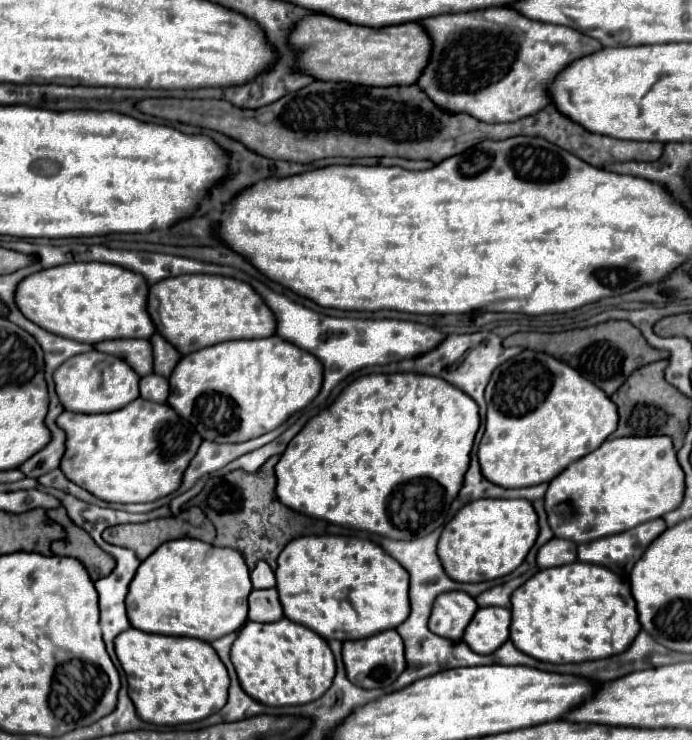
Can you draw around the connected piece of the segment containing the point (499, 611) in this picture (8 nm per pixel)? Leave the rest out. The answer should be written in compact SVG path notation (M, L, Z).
M482 607L476 611L468 629L464 631L464 643L480 655L494 653L510 635L510 611L504 607Z

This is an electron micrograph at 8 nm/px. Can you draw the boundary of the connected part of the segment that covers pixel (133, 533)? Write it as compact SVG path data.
M192 507L188 511L182 511L176 517L168 517L168 519L156 519L156 521L148 521L148 523L140 523L140 525L114 525L114 527L108 527L102 533L102 539L106 543L132 549L136 553L136 557L140 557L140 561L144 561L164 541L172 541L172 539L180 539L180 537L192 537L192 539L200 539L200 541L212 543L214 535L216 533L214 533L214 525L210 523L210 519L198 507Z

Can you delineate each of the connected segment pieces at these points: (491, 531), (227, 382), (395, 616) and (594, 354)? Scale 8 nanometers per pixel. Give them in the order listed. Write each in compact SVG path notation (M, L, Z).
M478 499L464 505L444 527L438 557L448 577L460 583L480 583L512 573L538 537L538 515L526 499Z
M278 335L250 341L224 341L184 355L172 371L168 383L172 385L168 405L192 423L202 439L216 443L240 443L280 427L294 411L304 409L322 387L322 363L314 355L298 349Z
M308 535L292 539L278 557L276 589L280 593L284 617L306 625L324 639L364 639L386 629L396 629L410 615L408 573L380 545L360 537Z
M604 321L594 327L586 329L572 329L572 331L562 331L562 333L514 333L504 339L504 347L518 345L522 349L532 349L532 351L544 351L550 353L552 357L564 361L572 369L580 371L582 377L590 379L594 385L598 385L606 395L612 395L624 381L626 377L636 371L642 365L668 359L668 351L660 351L650 347L642 333L630 325L628 321Z

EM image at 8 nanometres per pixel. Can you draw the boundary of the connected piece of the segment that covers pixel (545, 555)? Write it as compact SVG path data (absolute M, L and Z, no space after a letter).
M554 537L546 545L540 547L536 561L538 561L540 569L560 567L560 565L574 563L576 561L576 543Z

